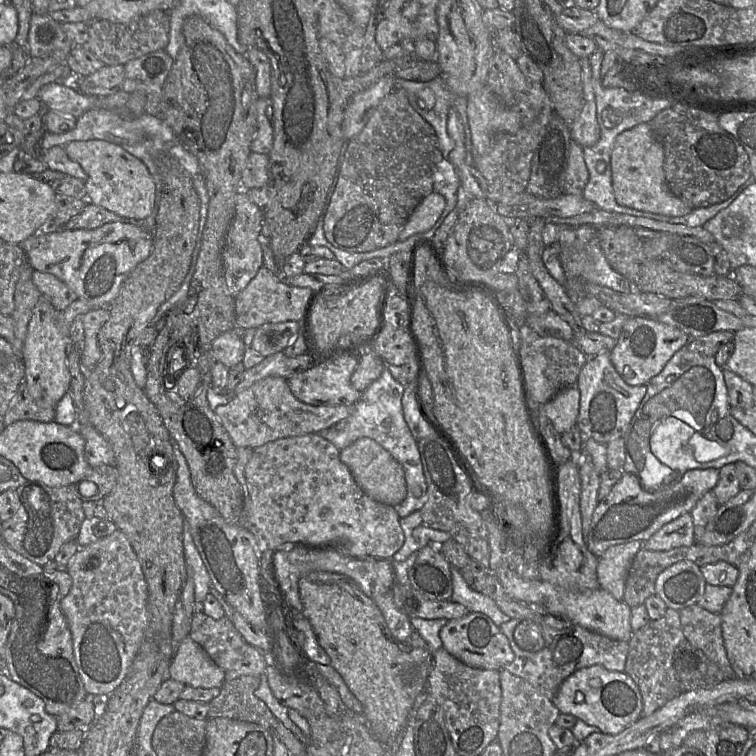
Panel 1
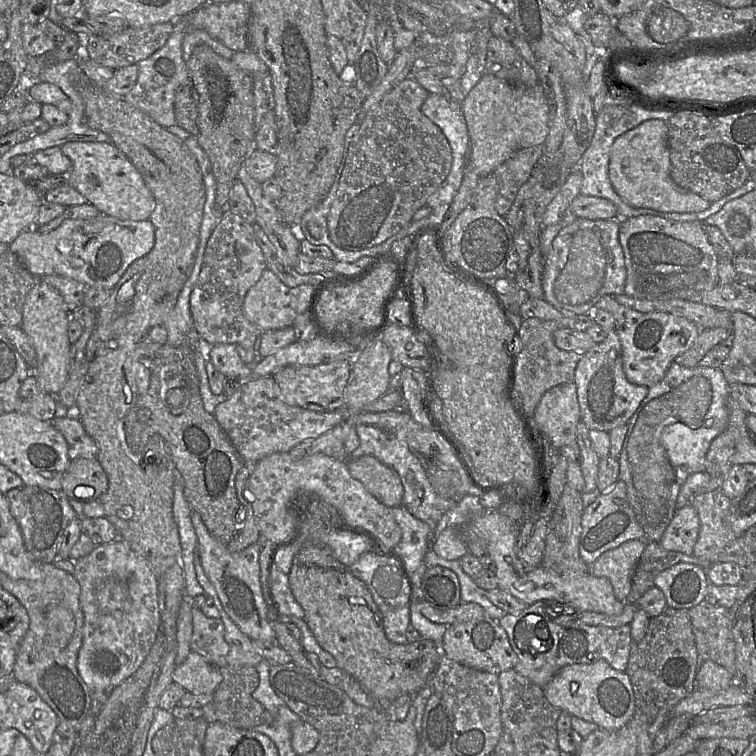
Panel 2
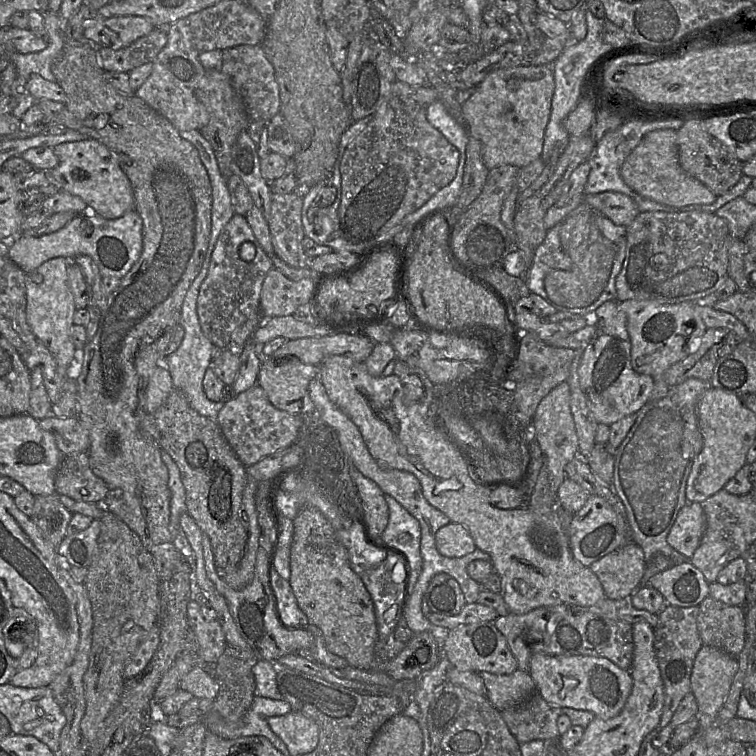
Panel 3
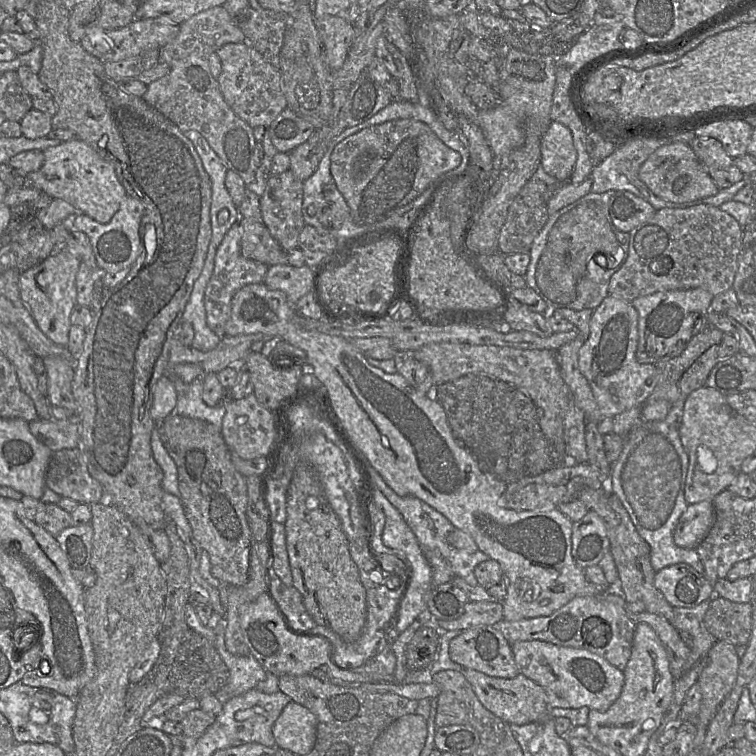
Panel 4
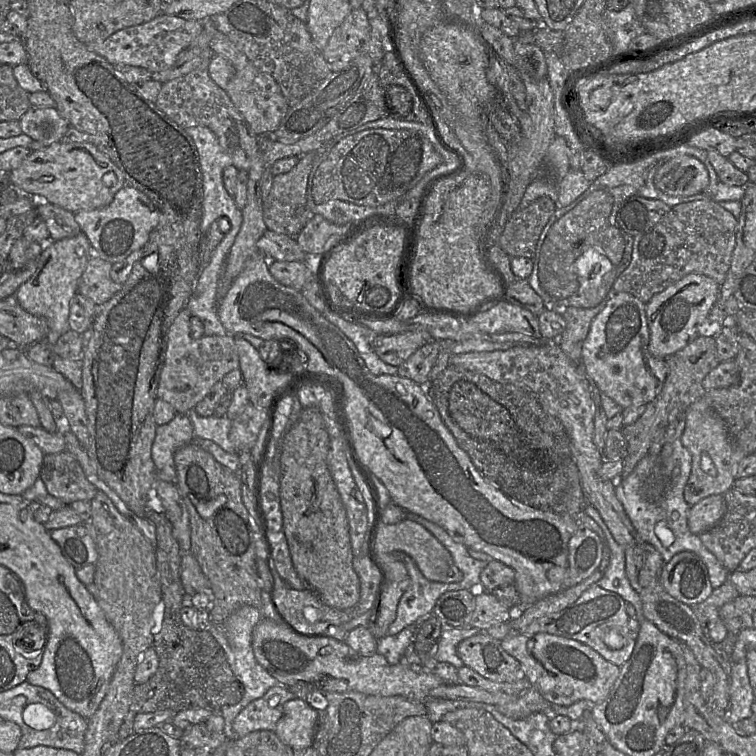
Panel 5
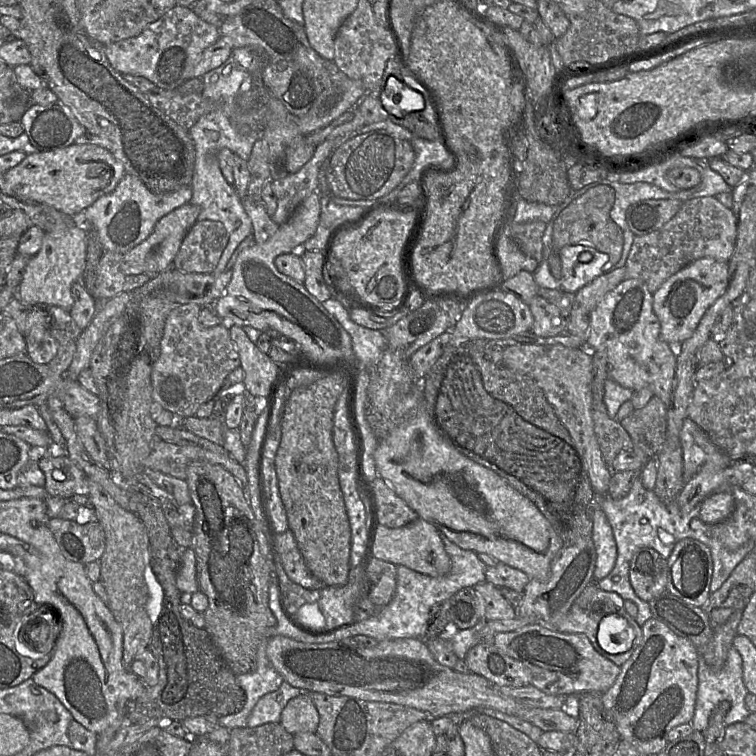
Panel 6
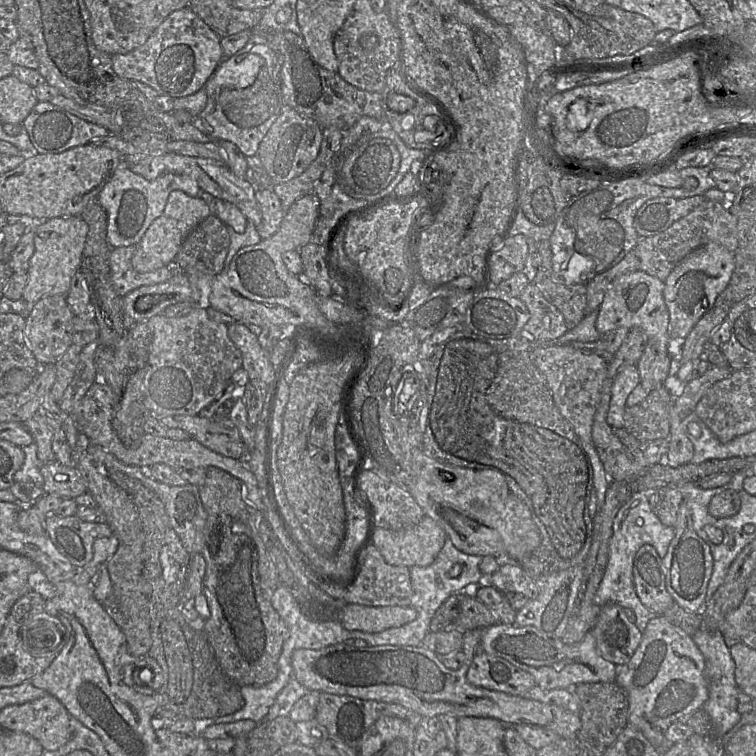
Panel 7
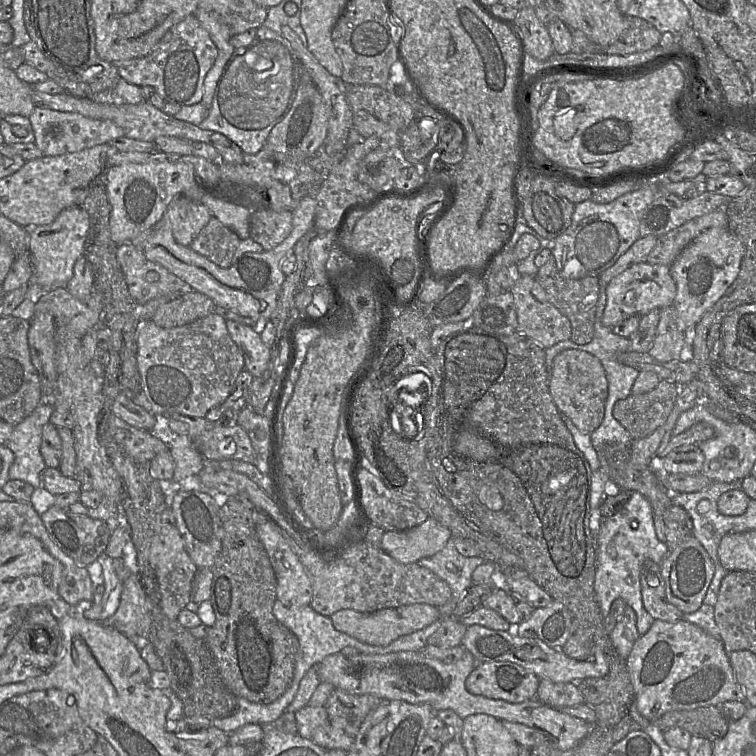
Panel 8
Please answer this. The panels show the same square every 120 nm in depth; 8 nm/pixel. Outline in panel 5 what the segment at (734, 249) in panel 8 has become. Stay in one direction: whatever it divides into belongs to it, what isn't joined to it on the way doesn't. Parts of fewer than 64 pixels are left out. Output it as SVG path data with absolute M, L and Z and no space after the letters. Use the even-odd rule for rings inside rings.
M690 273L655 294L646 303L650 353L656 358L666 359L684 348L699 334L716 338L718 331L713 328L705 328L705 326L708 314L719 295L720 285L712 278L699 273Z

